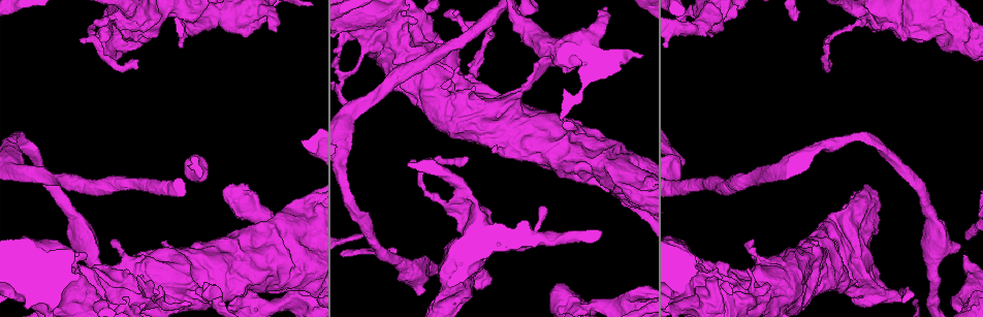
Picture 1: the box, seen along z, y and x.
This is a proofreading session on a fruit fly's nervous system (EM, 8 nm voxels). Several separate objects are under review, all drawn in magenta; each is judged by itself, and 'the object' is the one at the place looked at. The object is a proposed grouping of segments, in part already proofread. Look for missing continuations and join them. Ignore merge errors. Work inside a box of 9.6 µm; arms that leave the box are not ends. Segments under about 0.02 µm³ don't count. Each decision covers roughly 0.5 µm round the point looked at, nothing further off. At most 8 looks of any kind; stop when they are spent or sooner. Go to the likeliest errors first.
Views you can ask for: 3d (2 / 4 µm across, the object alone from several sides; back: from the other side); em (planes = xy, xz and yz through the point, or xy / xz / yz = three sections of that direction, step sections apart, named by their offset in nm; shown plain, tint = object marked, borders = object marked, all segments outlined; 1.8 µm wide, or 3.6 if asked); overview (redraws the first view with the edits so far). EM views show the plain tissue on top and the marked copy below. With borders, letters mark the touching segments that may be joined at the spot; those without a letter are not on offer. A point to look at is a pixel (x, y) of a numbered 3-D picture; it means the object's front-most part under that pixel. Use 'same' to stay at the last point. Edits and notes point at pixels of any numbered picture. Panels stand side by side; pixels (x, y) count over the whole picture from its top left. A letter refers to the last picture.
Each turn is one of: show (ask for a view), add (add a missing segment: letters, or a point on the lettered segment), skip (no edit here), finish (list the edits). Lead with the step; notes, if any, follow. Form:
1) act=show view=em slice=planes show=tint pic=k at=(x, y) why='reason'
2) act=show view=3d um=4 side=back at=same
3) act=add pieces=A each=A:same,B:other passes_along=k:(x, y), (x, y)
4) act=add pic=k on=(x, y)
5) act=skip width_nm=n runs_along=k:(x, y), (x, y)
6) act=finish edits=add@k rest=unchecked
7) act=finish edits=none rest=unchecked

act=show view=3d um=2 pic=1 at=(584, 131) why='branch stops here'

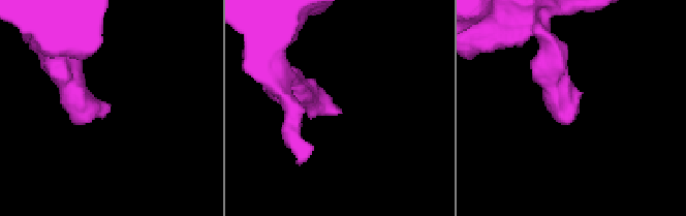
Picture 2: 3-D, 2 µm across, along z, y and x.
act=show view=em um=3.6 slice=xy step=4 show=borders pic=2 at=(100, 109)

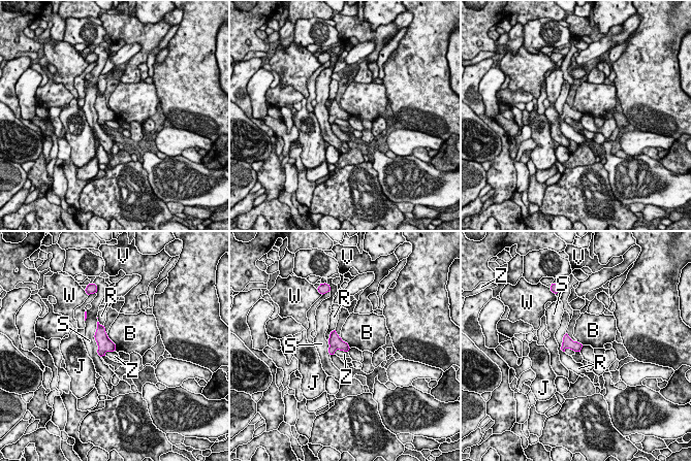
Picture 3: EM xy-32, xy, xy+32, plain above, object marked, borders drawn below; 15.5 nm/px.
act=show view=em um=3.6 slice=planes show=borders at=same

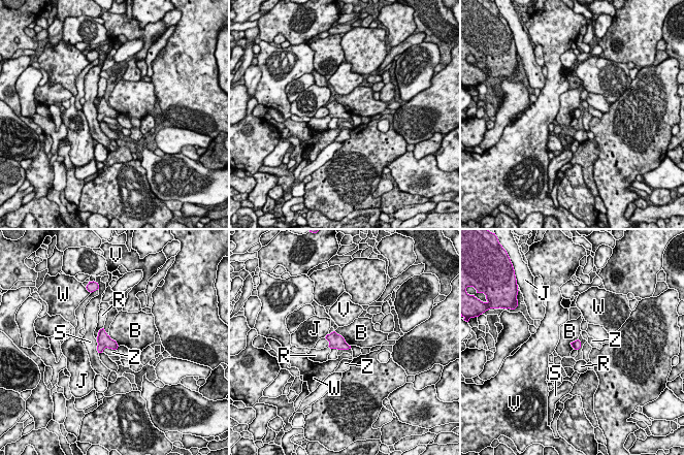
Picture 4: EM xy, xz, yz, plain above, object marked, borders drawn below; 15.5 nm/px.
act=skip width_nm=140 each=B:other,J:other,R:other,S:other,V:other,W:other,Z:other found='none of them fits'

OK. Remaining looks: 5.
act=show view=em slice=xy step=8 show=borders pic=1 at=(466, 159) why='branch stops here'

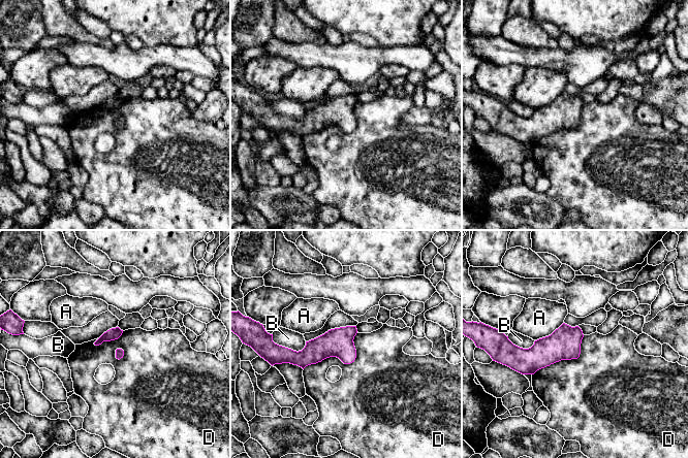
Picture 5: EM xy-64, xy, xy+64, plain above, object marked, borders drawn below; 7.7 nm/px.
act=skip each=A:other,B:other,D:other border=5:(357, 332), (351, 362), (303, 368) found='no lettered segment goes on from it'

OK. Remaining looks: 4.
act=show view=em slice=planes show=borders pic=1 at=(494, 147) why='stops while still wide'

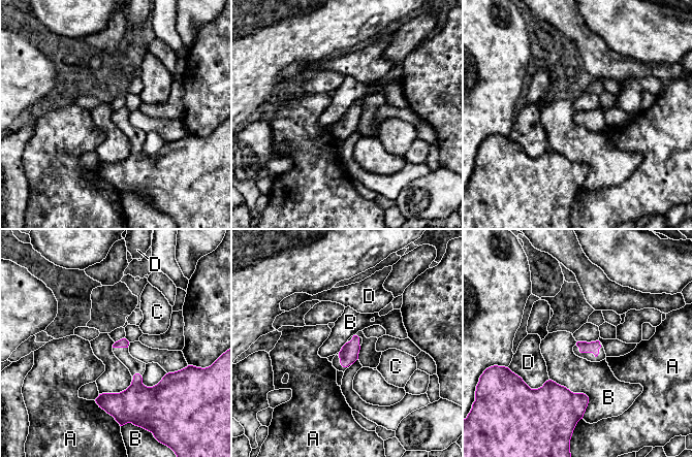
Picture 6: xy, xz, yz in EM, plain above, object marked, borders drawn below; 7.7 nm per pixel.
act=skip longest_contact=B:400nm each=A:other,B:other,C:other,D:other border=6:(549, 379), (588, 397), (584, 416) found='none of them fits'

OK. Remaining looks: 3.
act=finish edits=none rest=unchecked

